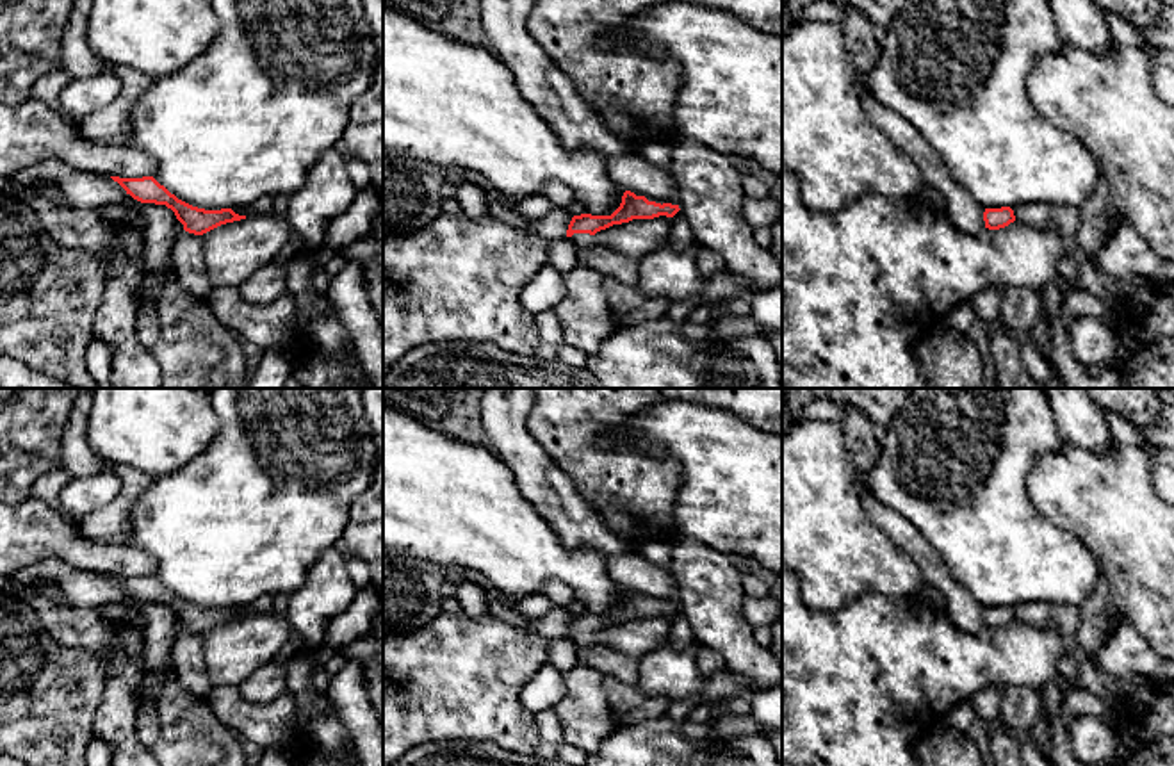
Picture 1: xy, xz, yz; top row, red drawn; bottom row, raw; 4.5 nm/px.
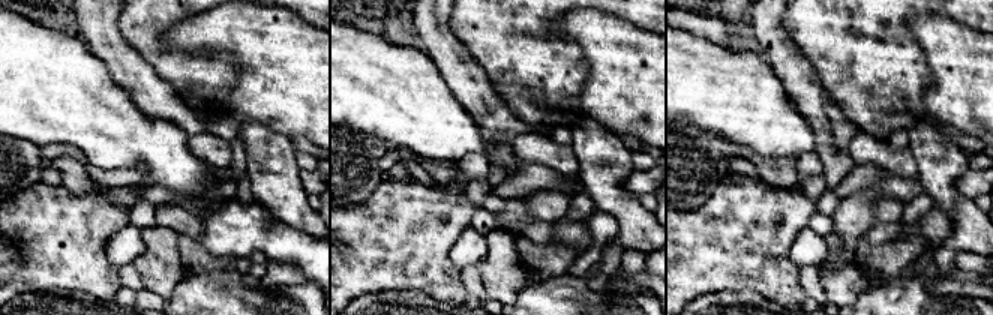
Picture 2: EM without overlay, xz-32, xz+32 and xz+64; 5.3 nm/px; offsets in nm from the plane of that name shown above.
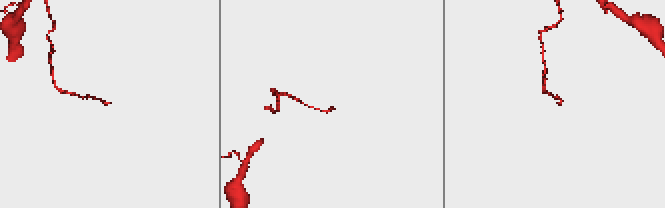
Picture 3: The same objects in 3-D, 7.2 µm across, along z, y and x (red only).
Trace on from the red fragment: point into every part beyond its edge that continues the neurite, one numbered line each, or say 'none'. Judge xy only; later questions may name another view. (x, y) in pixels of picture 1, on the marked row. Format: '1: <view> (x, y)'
none

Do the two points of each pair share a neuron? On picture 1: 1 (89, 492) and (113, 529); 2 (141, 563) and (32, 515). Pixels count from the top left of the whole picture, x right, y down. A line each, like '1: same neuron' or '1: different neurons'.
1: different neurons
2: same neuron

